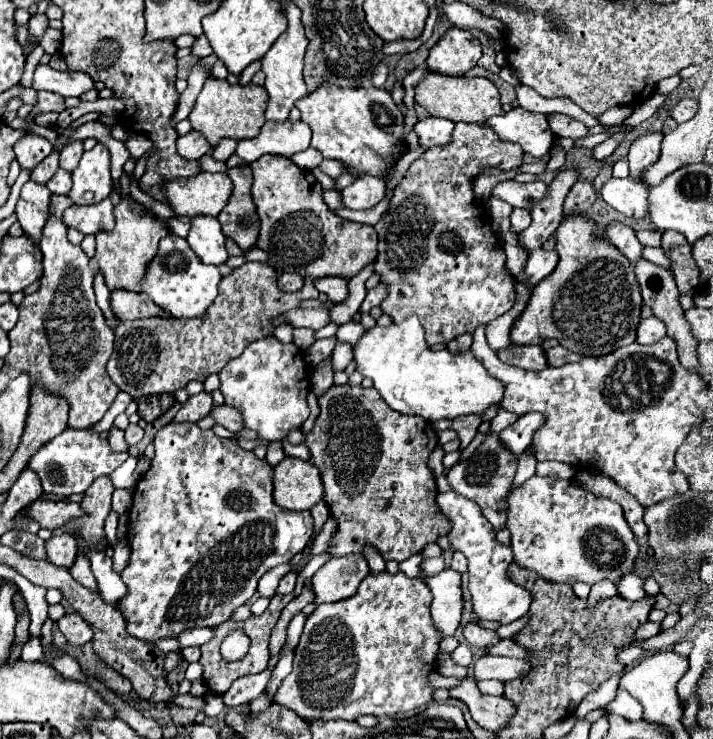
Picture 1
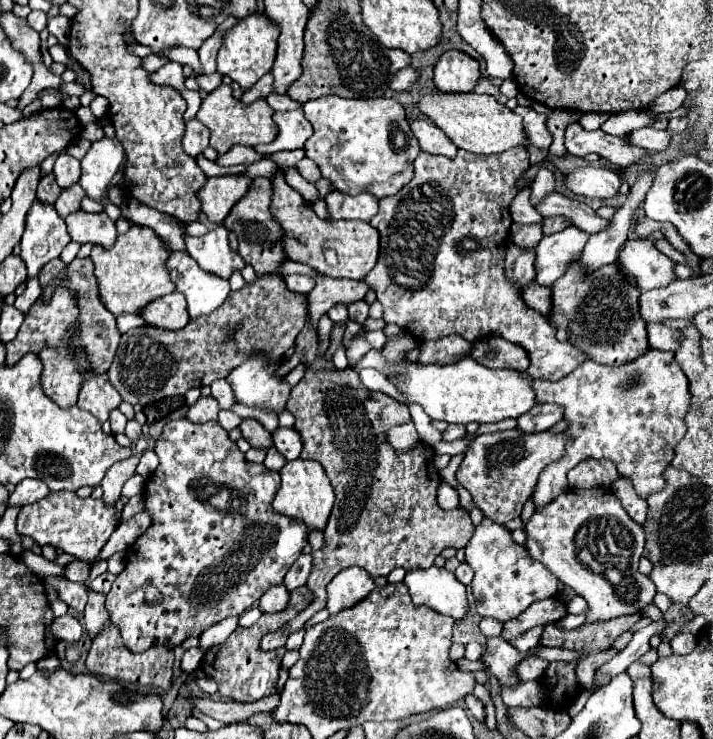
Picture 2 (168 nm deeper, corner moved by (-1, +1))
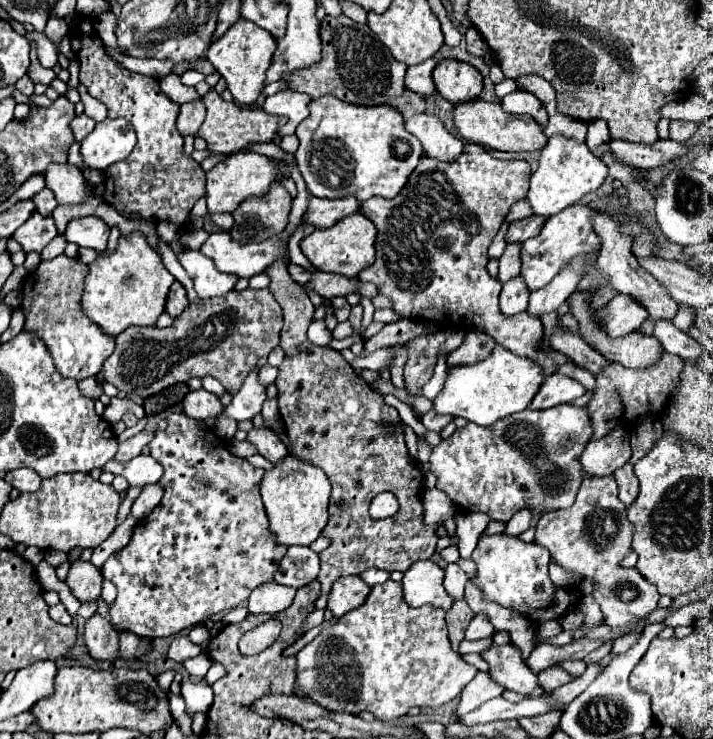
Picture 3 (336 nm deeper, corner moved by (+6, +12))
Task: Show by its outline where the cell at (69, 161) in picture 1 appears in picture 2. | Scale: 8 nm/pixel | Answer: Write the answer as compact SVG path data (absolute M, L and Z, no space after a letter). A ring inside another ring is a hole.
M61 153L55 161L55 167L53 167L53 175L55 175L55 181L61 189L65 187L71 187L79 181L81 177L81 167L79 167L79 161L67 153Z

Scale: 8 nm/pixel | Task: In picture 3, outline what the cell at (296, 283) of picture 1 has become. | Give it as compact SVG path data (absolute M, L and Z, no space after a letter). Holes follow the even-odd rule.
M288 264L288 272L290 272L290 276L292 276L292 280L294 282L298 282L298 284L306 284L308 282L308 278L310 278L310 274L308 274L308 270L306 268L302 268L302 266L296 266L296 264Z

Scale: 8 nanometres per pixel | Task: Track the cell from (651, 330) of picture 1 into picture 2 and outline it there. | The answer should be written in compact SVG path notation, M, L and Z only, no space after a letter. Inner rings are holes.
M649 323L647 325L647 333L649 333L649 345L651 345L651 349L675 353L679 343L681 343L681 331L669 329L663 323Z

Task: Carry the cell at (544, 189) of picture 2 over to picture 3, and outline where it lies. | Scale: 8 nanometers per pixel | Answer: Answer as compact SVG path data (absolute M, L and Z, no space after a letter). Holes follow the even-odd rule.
M522 198L522 200L518 200L518 202L510 208L506 220L520 220L520 218L530 216L530 214L532 214L532 206L530 206L528 198Z

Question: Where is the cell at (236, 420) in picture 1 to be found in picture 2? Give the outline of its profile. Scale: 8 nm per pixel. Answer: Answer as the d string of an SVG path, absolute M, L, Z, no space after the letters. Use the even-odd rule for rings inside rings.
M245 419L241 423L241 431L243 431L243 437L251 443L253 449L263 449L263 451L269 451L273 447L273 435L255 419Z

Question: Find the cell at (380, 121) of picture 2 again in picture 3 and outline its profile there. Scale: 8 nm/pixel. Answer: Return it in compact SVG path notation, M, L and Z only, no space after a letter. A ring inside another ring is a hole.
M320 96L308 104L310 116L296 128L300 148L296 164L308 190L318 198L358 196L360 204L372 196L394 198L418 164L422 146L404 128L402 114L390 106L358 106L334 96Z

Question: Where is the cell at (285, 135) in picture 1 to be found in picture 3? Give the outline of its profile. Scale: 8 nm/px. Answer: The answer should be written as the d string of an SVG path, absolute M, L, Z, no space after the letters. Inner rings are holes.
M282 90L274 96L268 96L266 102L274 102L274 114L288 118L286 126L278 128L276 132L278 136L286 136L286 134L294 134L296 126L308 116L310 96L302 92L294 92L294 90Z

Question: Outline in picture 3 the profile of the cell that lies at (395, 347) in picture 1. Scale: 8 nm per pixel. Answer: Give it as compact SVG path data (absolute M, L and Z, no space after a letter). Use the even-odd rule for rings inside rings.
M496 346L496 350L478 364L448 366L444 386L432 402L438 414L462 416L480 426L490 426L500 418L528 408L542 380L542 368L538 368L538 364L534 364L530 358L514 356L510 350Z

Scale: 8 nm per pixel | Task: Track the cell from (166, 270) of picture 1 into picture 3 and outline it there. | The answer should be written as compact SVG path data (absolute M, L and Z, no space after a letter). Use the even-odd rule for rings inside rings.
M182 250L178 254L178 262L192 278L198 298L222 296L222 294L230 292L238 280L236 276L218 272L210 258L202 256L200 252L194 252L194 250Z

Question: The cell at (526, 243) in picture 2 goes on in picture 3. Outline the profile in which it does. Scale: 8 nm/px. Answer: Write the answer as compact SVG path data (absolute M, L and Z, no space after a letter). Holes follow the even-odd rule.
M510 242L504 250L504 254L500 256L500 274L498 274L500 282L506 282L506 280L520 274L520 264L522 264L520 262L520 248L522 248L522 242L518 242L518 244Z

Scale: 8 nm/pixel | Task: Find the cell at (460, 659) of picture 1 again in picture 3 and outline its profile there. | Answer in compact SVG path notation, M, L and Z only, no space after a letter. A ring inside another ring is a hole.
M478 614L478 616L472 618L472 622L466 630L466 640L482 640L482 638L490 638L492 634L494 634L494 628L488 622L488 618Z

